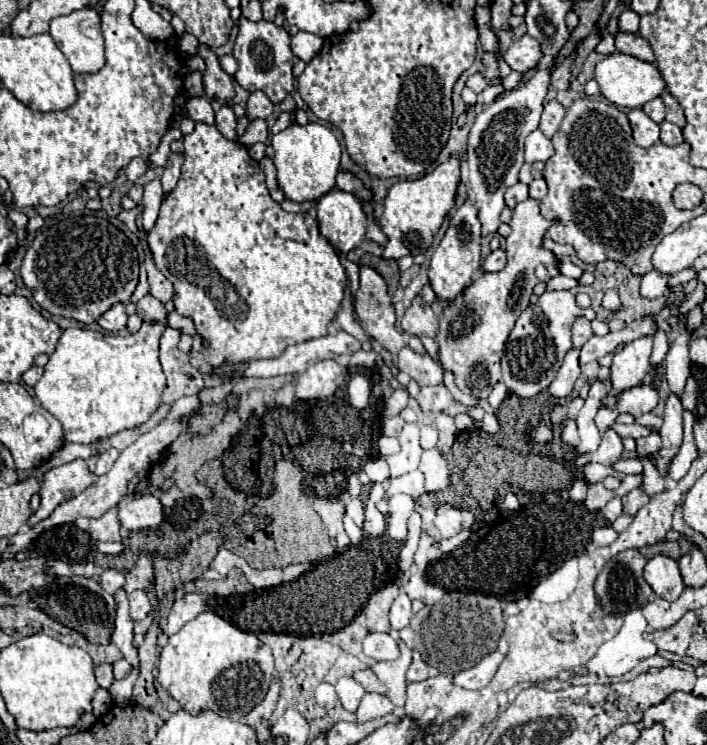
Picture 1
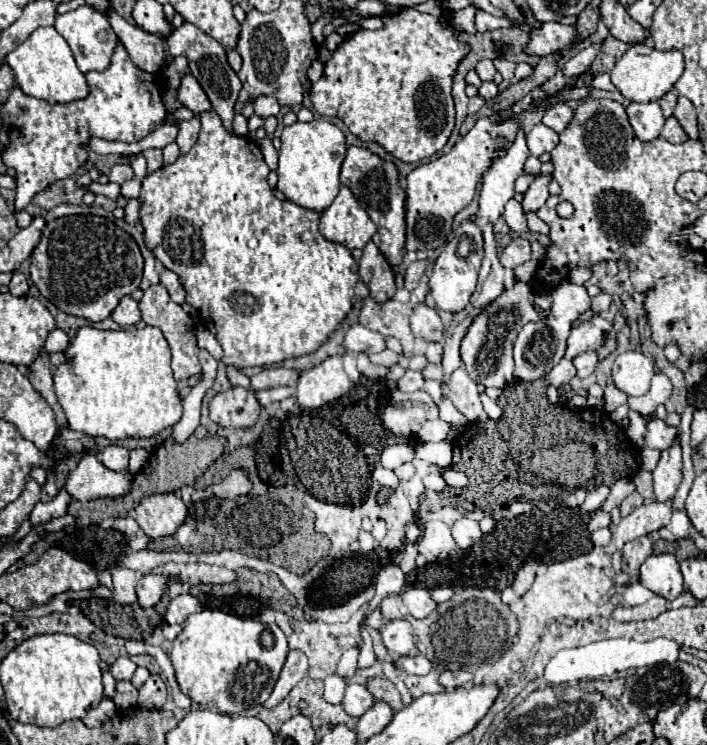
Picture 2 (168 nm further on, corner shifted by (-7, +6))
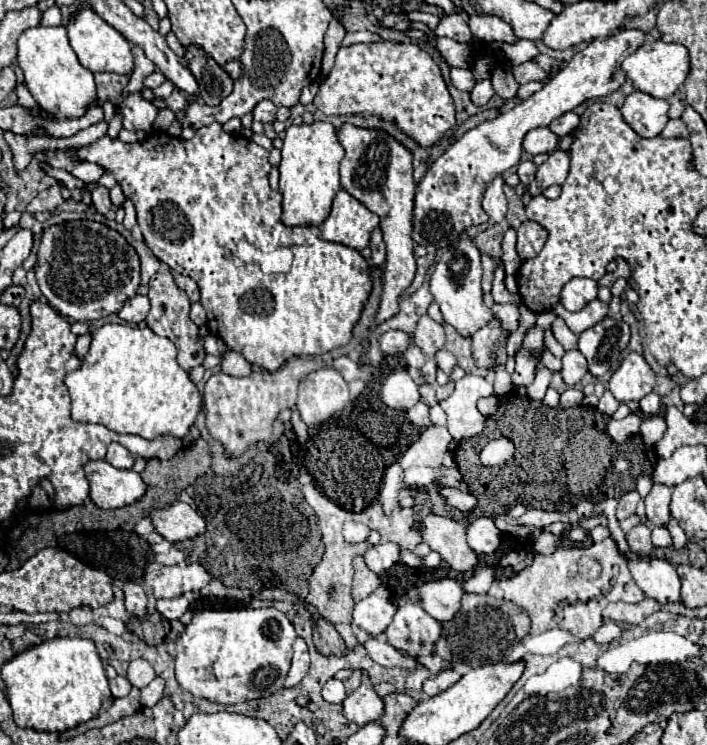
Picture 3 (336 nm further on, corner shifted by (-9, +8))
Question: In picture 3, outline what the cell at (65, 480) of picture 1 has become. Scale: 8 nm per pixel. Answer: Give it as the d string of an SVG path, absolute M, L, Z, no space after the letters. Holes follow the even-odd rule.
M90 460L84 464L84 472L90 484L90 498L98 508L120 508L136 502L146 484L134 470L118 470L106 460Z

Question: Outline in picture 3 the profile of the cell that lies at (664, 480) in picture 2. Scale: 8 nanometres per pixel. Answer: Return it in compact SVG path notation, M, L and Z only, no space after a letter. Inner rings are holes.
M654 484L650 494L646 496L646 518L654 524L668 524L670 498L672 498L672 486Z

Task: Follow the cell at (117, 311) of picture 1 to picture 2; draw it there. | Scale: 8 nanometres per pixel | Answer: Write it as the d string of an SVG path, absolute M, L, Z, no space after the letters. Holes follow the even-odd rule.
M124 296L116 310L112 312L112 320L118 326L134 326L140 322L140 308L132 296Z

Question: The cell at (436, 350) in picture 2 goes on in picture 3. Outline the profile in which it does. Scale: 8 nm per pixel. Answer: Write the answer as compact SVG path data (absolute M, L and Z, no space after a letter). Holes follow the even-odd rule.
M446 348L438 350L438 352L436 352L436 356L434 356L434 360L436 360L438 368L442 368L446 374L450 374L450 372L452 372L452 368L456 366L456 358L454 358L454 354L452 354L452 352L448 352Z

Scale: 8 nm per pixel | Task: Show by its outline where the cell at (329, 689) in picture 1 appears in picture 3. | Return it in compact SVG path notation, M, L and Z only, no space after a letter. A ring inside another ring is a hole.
M330 678L324 688L322 688L322 696L326 702L332 702L332 704L342 704L344 698L346 698L346 688L344 688L344 682L338 680L338 678Z

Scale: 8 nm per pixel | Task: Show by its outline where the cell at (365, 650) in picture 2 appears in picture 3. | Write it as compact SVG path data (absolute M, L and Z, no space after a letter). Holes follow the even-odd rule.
M362 670L362 683L346 700L344 700L344 716L358 726L366 726L370 722L380 720L384 704L382 698L372 690L372 683L366 671Z

